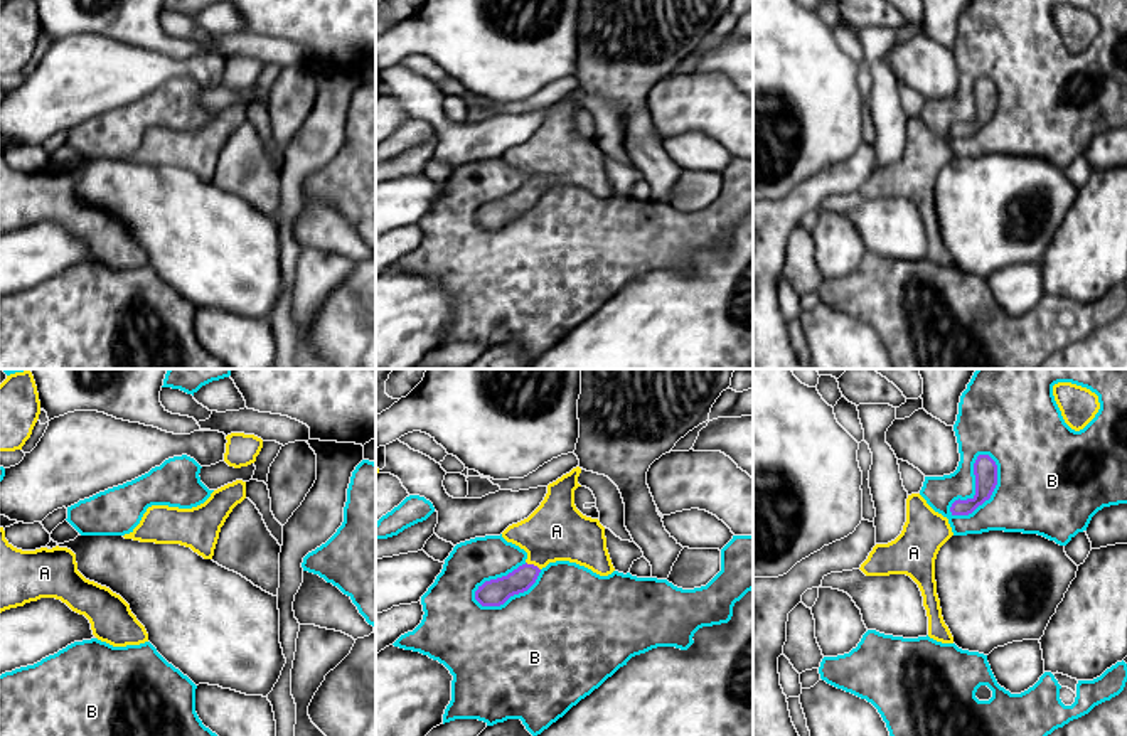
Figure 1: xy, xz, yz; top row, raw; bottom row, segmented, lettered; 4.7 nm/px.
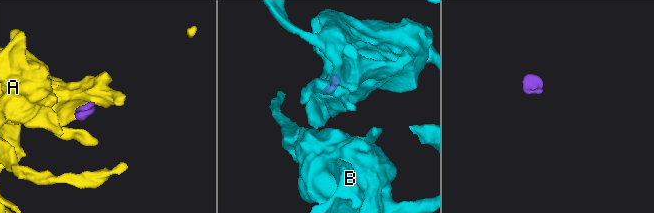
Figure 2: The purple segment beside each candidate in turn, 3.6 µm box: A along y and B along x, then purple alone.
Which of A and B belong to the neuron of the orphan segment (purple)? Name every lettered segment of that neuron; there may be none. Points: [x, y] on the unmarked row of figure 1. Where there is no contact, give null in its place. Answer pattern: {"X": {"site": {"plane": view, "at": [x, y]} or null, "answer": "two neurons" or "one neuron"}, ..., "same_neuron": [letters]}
{"A": {"site": {"plane": "xz", "at": [533, 187]}, "answer": "one neuron"}, "B": {"site": {"plane": "yz", "at": [976, 110]}, "answer": "two neurons"}, "same_neuron": ["A"]}

